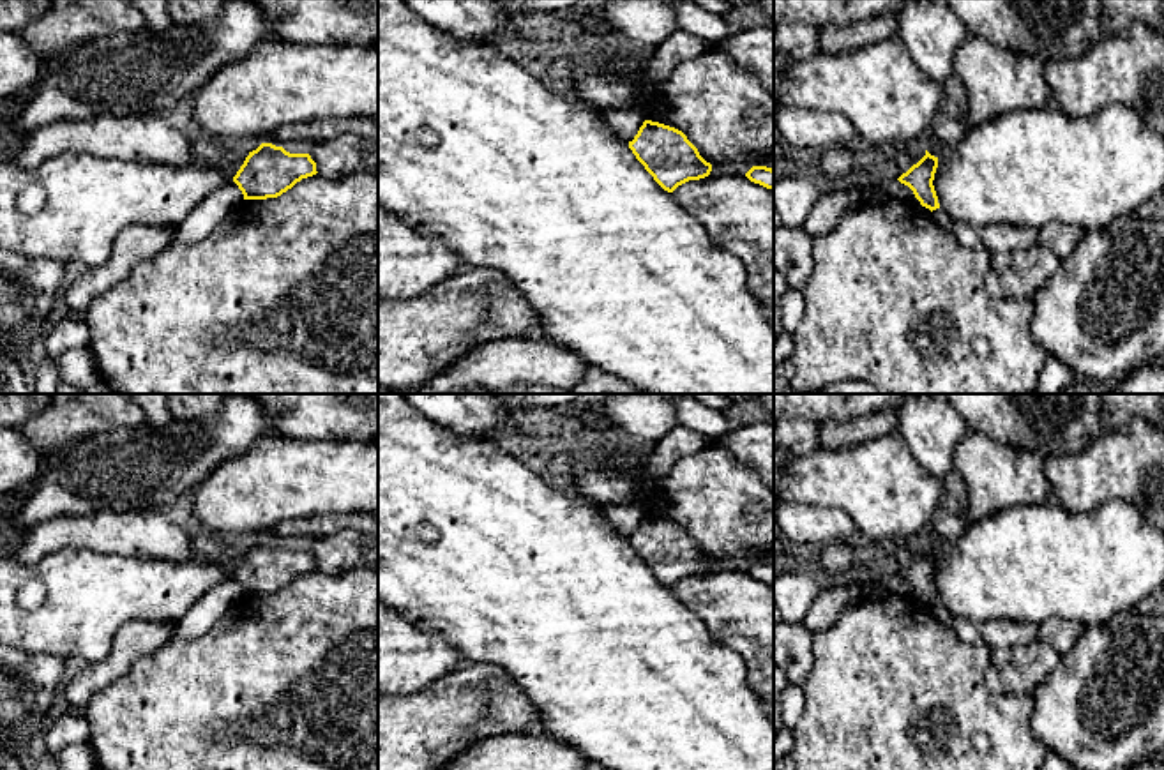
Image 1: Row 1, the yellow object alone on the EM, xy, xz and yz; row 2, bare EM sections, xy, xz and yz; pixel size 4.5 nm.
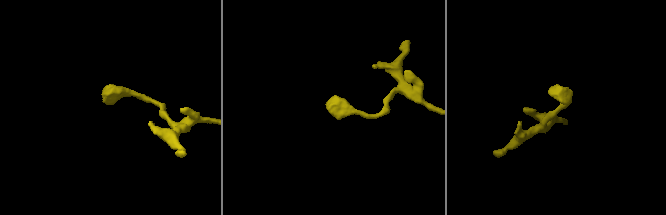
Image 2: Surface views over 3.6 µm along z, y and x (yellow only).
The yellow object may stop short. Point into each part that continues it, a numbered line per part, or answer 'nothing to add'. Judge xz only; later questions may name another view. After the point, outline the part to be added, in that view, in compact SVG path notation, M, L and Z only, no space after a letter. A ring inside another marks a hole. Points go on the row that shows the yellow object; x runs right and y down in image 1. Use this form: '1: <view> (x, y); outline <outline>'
nothing to add

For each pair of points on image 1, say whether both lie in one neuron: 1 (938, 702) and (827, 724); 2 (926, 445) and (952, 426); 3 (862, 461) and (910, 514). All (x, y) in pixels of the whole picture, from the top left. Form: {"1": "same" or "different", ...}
{"1": "same", "2": "same", "3": "same"}

